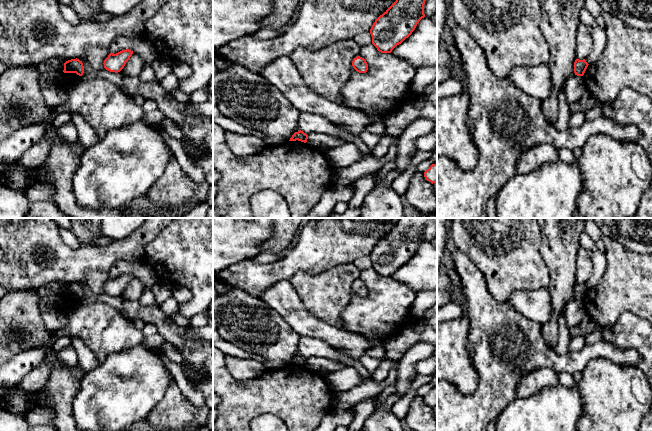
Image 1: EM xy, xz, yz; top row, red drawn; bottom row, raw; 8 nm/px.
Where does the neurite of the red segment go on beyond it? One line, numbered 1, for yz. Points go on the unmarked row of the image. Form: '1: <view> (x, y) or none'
1: none

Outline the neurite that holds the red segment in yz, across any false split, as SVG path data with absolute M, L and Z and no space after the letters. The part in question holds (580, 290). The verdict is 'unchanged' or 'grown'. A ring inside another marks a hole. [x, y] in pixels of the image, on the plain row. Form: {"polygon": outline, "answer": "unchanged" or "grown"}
{"polygon": "M576 283L574 286L574 297L575 297L575 299L583 300L588 289L589 288L586 286L585 283L583 283L583 284Z", "answer": "unchanged"}

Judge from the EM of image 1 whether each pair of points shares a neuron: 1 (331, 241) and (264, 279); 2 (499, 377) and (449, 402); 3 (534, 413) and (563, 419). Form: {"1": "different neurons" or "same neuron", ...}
{"1": "same neuron", "2": "same neuron", "3": "same neuron"}

